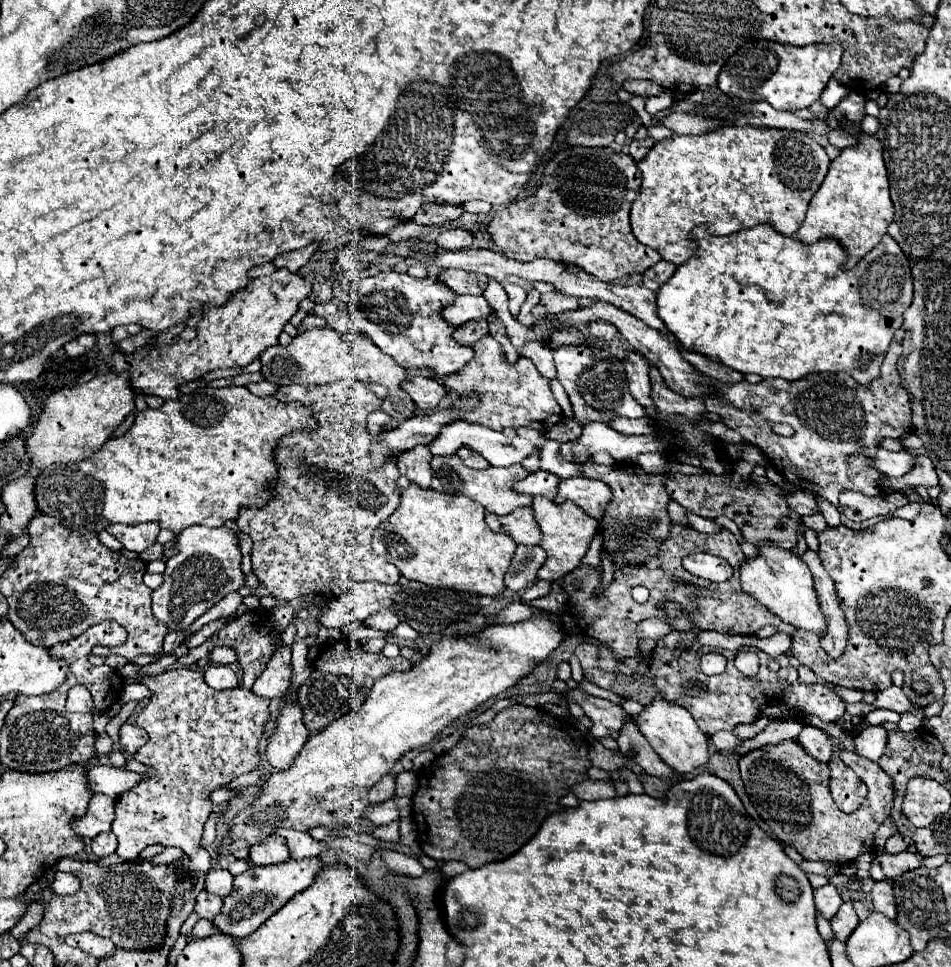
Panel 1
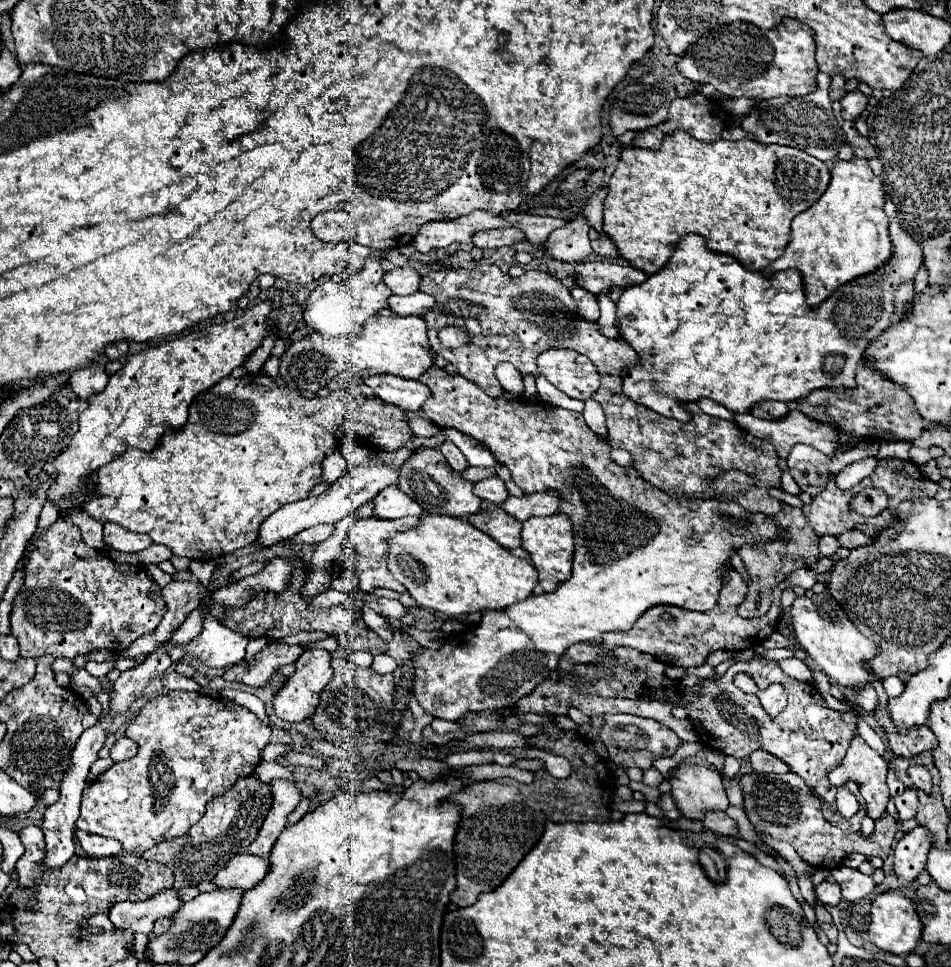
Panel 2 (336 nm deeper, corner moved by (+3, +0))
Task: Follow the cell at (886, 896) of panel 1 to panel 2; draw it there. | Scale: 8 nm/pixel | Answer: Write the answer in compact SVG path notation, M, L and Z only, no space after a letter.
M916 826L912 832L904 834L894 846L894 874L898 882L908 888L916 884L918 874L926 868L926 858L930 852L930 834L926 828Z

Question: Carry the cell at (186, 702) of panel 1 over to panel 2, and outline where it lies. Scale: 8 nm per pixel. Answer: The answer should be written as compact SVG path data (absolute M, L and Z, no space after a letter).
M166 692L166 696L156 696L126 728L126 736L140 744L138 754L132 760L114 764L86 788L76 828L116 838L132 854L142 854L164 840L186 836L190 826L204 816L206 804L212 798L226 794L240 778L256 770L260 752L270 742L270 734L272 730L256 714L236 702L194 692Z

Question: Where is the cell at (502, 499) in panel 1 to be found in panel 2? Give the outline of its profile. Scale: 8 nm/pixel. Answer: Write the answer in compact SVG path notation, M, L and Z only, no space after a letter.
M422 448L422 452L414 452L414 456L404 462L402 480L398 482L398 488L406 492L412 500L418 500L418 504L428 514L448 514L466 518L468 514L476 514L482 504L482 500L474 494L474 484L470 480L462 480L460 472L452 470L444 454L436 448Z

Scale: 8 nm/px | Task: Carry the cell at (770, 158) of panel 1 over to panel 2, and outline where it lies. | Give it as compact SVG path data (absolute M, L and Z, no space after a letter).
M674 132L670 136L664 138L662 146L658 150L642 150L642 148L624 148L620 154L620 162L616 166L616 172L612 174L610 182L608 182L608 198L604 200L604 230L606 234L610 234L610 238L616 242L620 256L630 262L634 268L644 270L648 274L656 274L658 270L664 268L664 264L670 260L670 256L674 254L674 244L678 240L682 240L688 234L702 234L708 242L710 242L710 250L714 252L722 252L722 254L734 254L746 268L750 270L762 270L766 268L772 260L776 260L784 248L790 242L790 222L794 216L798 216L800 212L804 212L806 208L810 208L828 188L830 182L830 170L824 162L820 162L818 158L792 148L790 146L778 144L760 144L756 140L744 138L738 142L730 142L730 140L716 140L716 142L698 142L692 136L688 136L686 132Z

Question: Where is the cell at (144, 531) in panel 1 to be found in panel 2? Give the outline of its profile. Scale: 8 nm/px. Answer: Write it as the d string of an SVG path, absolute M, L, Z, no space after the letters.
M112 522L104 524L104 542L110 548L120 550L120 552L140 552L152 544L150 536L130 532L130 530L122 528L120 524L112 524Z

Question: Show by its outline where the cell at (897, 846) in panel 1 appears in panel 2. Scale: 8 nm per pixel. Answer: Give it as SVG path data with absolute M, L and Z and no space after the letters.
M906 788L904 794L894 798L894 802L896 802L896 810L898 810L898 822L904 822L904 820L910 820L916 816L916 810L918 810L916 790Z

